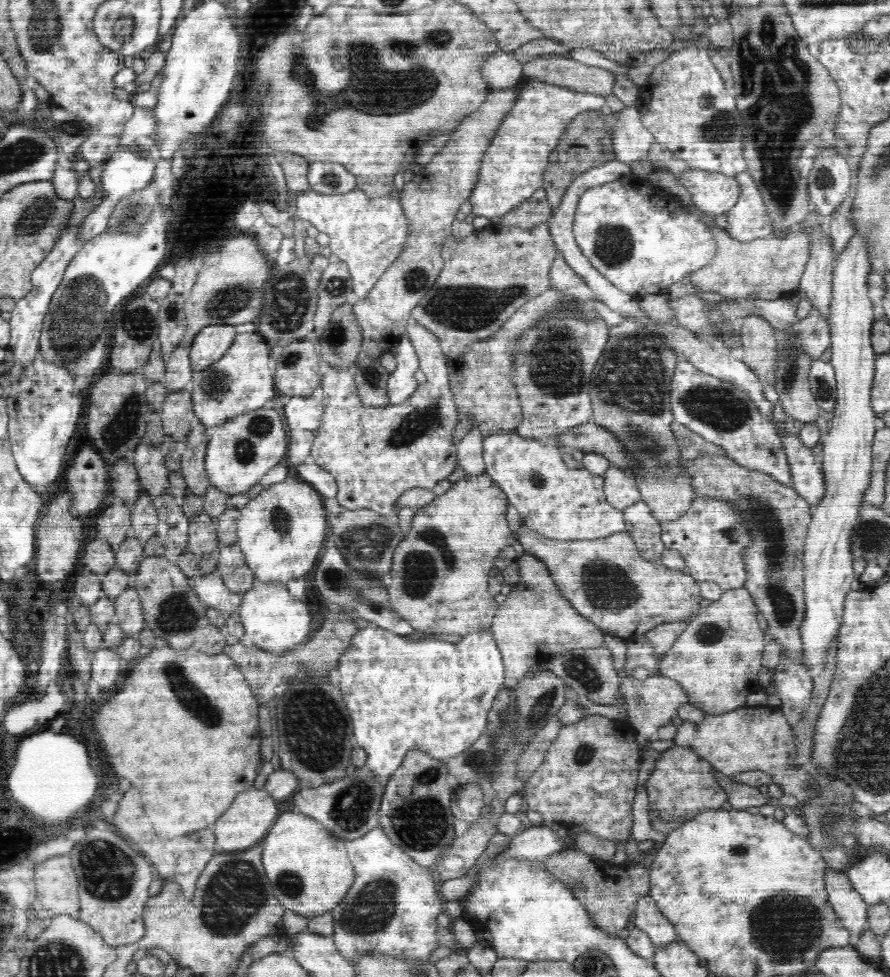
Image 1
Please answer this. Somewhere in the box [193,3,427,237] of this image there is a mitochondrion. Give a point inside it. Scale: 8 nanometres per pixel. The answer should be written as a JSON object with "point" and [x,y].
{"point":[403,48]}

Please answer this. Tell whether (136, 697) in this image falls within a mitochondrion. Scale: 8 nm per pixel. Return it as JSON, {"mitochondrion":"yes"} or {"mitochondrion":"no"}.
{"mitochondrion":"no"}

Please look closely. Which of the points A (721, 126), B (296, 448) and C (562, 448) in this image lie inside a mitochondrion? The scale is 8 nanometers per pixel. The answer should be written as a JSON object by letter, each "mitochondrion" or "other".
{"A":"mitochondrion","B":"other","C":"other"}

